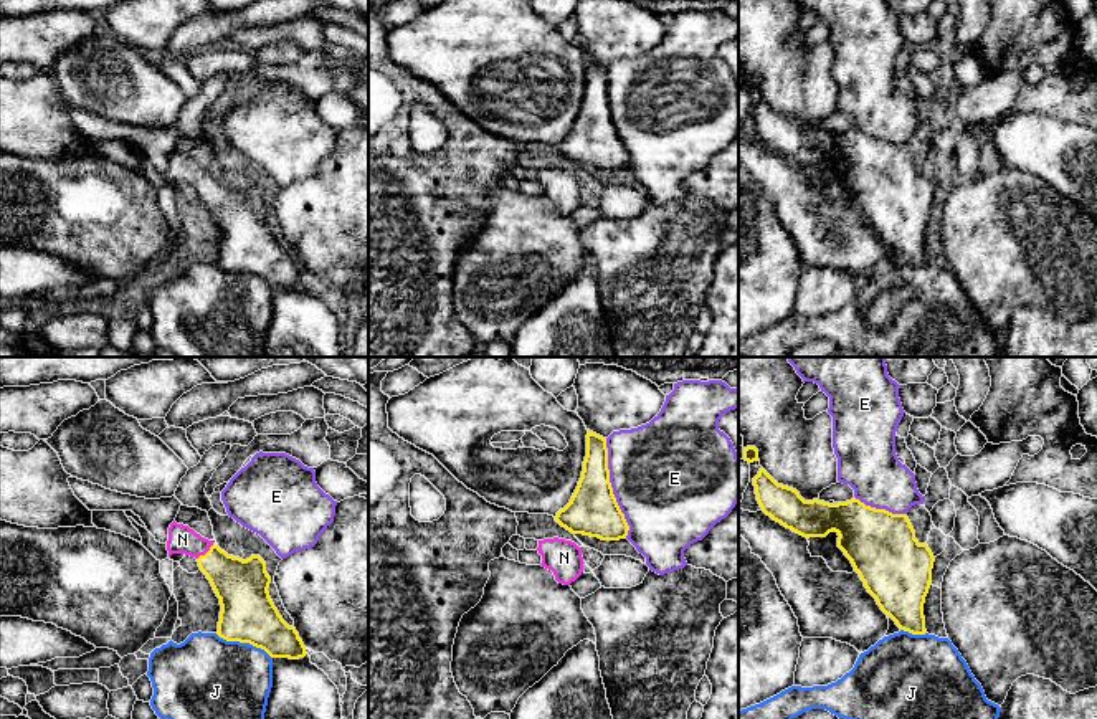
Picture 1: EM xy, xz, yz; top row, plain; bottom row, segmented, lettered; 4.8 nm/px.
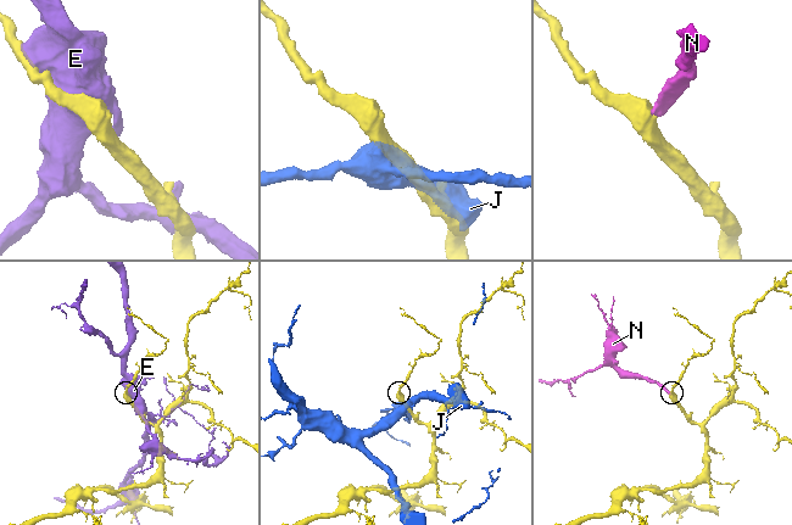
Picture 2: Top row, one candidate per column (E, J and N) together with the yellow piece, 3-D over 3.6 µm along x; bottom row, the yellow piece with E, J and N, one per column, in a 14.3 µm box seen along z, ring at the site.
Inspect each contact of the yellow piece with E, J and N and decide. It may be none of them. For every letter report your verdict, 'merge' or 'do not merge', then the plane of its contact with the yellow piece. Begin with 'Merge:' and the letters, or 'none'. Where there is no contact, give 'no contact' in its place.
Merge: N
E: do not merge | xz
J: do not merge | xy
N: merge | xy

